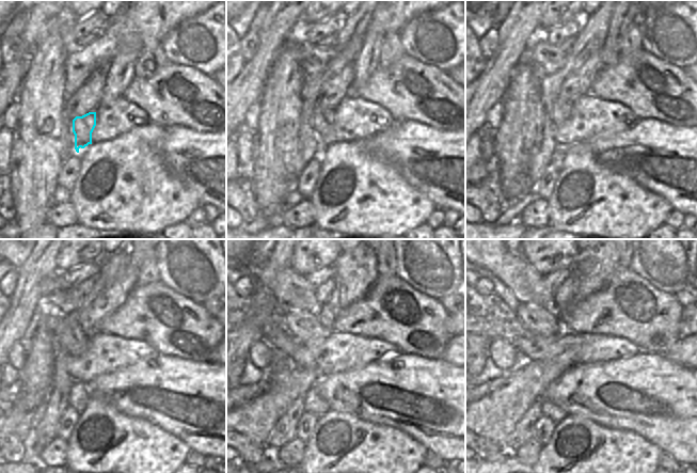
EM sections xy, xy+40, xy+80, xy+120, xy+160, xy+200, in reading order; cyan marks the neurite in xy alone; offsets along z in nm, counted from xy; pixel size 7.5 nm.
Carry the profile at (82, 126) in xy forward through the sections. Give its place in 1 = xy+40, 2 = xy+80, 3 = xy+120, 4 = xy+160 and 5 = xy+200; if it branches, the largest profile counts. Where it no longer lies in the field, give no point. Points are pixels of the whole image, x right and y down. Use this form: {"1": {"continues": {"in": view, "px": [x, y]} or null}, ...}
{"1": {"continues": {"in": "xy+40", "px": [321, 119]}}, "2": {"continues": {"in": "xy+80", "px": [559, 111]}}, "3": {"continues": {"in": "xy+120", "px": [69, 334]}}, "4": {"continues": {"in": "xy+160", "px": [305, 325]}}, "5": {"continues": {"in": "xy+200", "px": [538, 319]}}}

